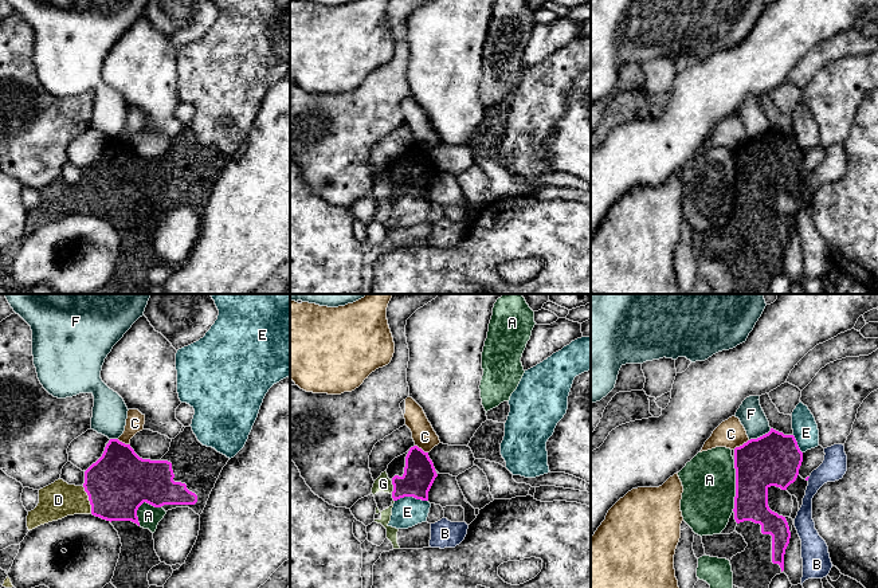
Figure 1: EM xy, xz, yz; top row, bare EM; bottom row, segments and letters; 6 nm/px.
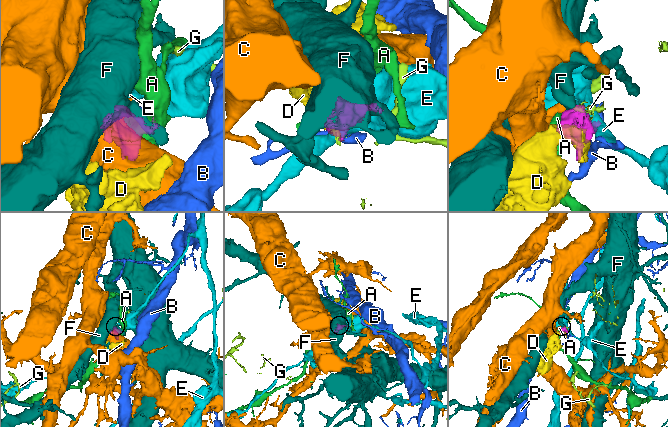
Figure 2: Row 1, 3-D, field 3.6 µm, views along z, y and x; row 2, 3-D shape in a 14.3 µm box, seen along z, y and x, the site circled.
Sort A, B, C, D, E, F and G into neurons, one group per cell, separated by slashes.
A / B / C / D / E / F / G

